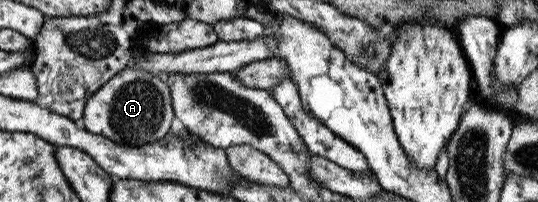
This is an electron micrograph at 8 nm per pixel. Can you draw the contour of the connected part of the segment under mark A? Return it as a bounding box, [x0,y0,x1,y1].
[83,64,176,147]

